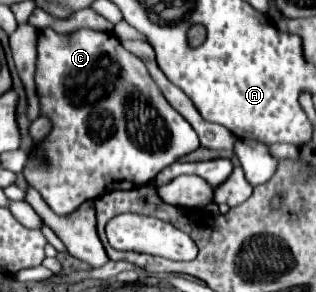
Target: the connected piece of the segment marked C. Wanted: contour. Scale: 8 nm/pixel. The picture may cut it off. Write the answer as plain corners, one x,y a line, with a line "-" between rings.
43,28
37,38
35,88
41,104
41,116
51,120
51,132
29,156
23,176
29,186
41,192
43,200
57,214
71,214
85,200
107,192
131,190
149,184
161,168
199,148
199,138
191,124
173,110
145,70
145,64
135,54
127,52
113,32
81,30
73,36
59,36
53,28

